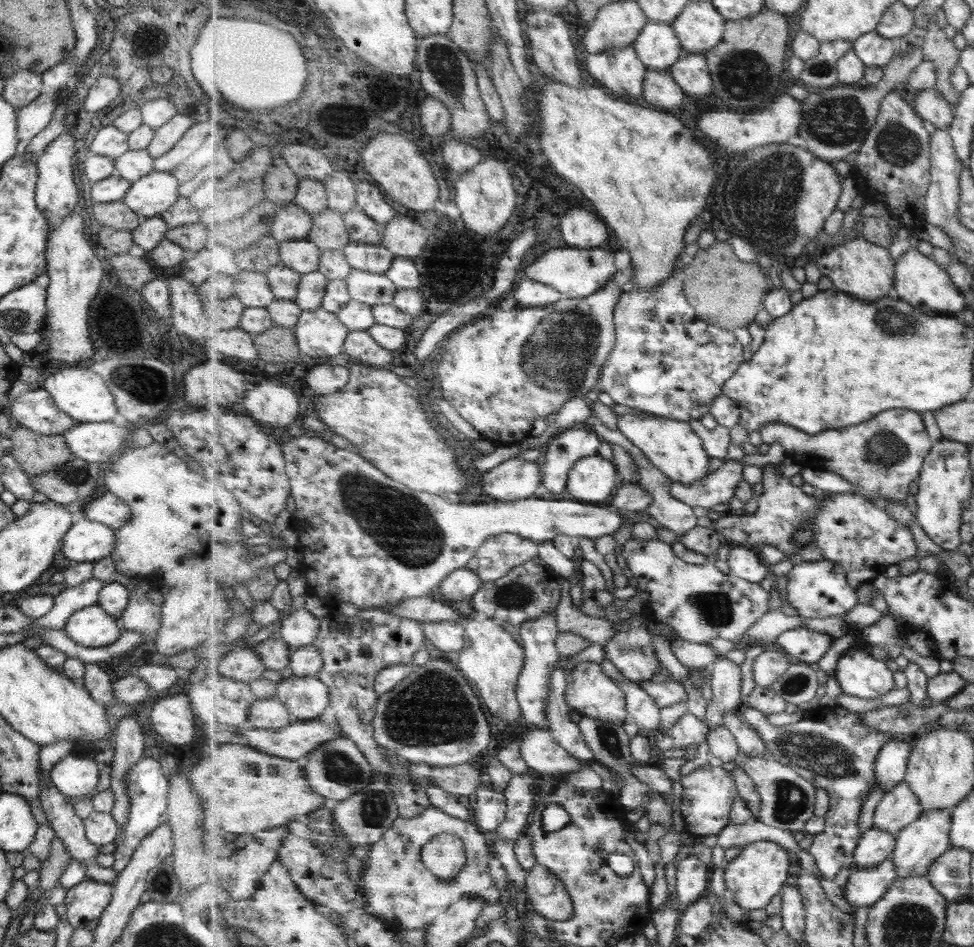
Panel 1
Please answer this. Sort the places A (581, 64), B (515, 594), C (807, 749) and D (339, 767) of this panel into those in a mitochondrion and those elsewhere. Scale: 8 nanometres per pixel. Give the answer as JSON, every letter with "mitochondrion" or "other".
{"A":"other","B":"mitochondrion","C":"mitochondrion","D":"mitochondrion"}

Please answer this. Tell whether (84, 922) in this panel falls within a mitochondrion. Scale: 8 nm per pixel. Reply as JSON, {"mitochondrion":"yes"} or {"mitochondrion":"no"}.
{"mitochondrion":"no"}

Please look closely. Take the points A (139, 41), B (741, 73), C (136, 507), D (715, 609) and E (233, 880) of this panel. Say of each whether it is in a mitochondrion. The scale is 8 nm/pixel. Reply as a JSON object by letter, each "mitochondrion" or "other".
{"A":"mitochondrion","B":"mitochondrion","C":"other","D":"mitochondrion","E":"other"}

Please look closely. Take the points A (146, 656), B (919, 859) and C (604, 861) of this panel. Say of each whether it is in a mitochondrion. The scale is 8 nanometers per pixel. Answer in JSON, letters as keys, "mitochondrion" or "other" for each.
{"A":"other","B":"other","C":"other"}

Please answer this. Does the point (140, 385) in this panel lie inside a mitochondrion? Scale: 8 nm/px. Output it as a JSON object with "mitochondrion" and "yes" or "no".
{"mitochondrion":"yes"}

